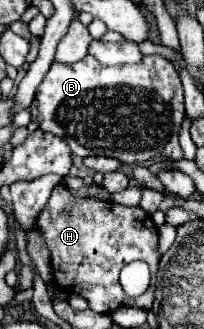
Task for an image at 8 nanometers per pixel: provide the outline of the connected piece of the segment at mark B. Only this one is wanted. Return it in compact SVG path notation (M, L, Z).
M86 55L80 63L72 65L52 63L32 101L32 119L40 125L42 131L50 131L52 135L62 137L72 147L76 157L114 157L128 167L142 165L154 157L174 161L184 159L178 143L180 127L184 121L184 91L178 73L174 73L174 65L160 55L146 55L142 63L116 67L100 65L92 55Z

